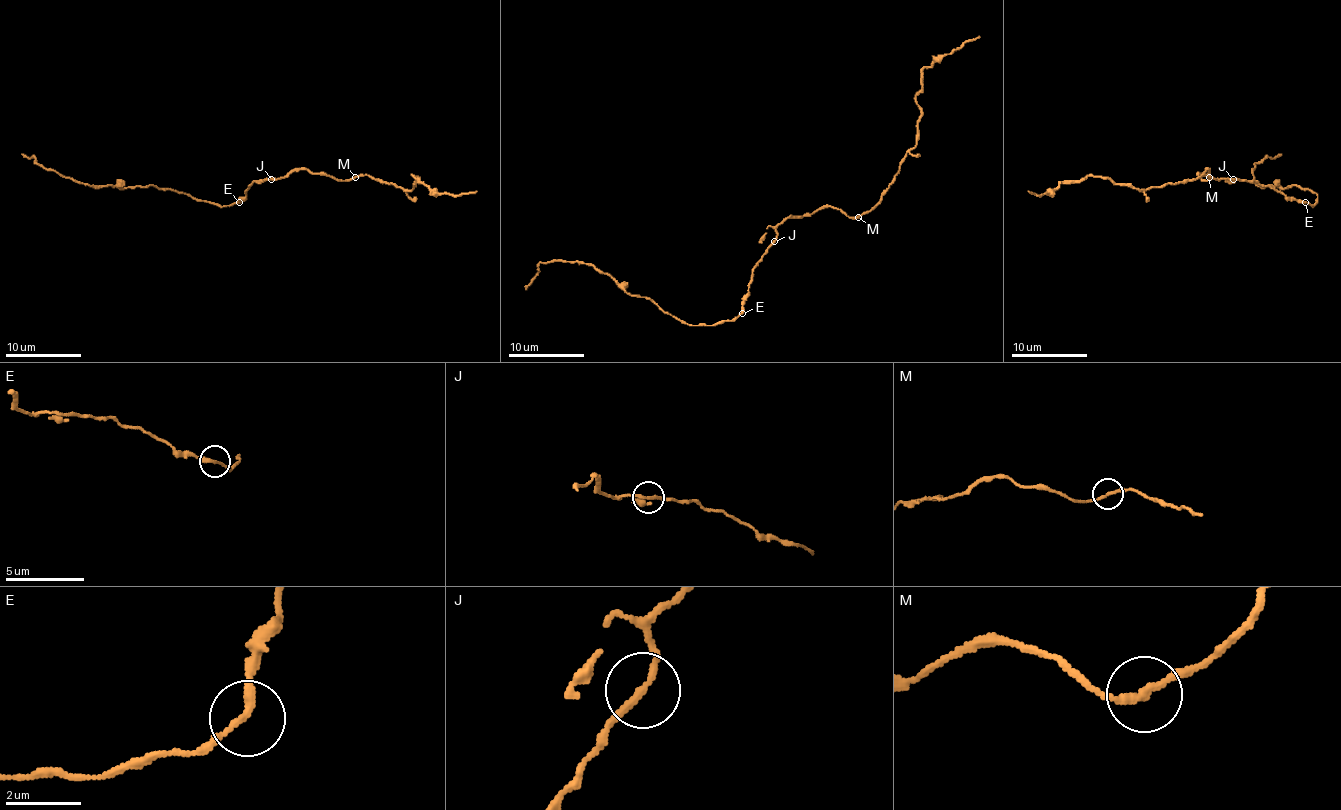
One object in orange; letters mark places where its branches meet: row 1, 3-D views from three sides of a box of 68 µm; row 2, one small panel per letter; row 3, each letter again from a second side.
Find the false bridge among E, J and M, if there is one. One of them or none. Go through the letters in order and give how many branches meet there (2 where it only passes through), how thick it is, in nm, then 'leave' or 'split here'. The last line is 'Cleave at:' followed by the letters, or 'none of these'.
E: branches 2; calibre 200 nm; leave
J: branches 2; calibre 200 nm; leave
M: branches 2; calibre 200 nm; leave
Cleave at: none of these

